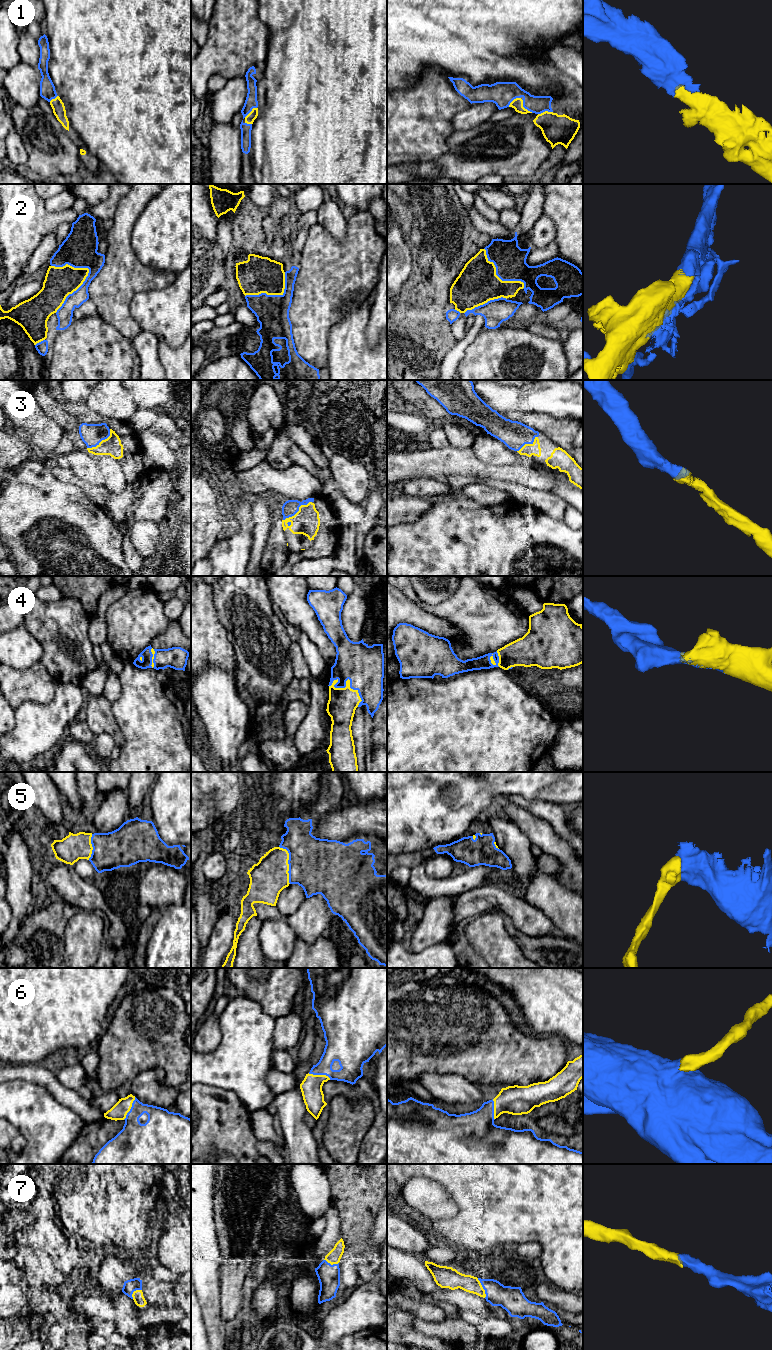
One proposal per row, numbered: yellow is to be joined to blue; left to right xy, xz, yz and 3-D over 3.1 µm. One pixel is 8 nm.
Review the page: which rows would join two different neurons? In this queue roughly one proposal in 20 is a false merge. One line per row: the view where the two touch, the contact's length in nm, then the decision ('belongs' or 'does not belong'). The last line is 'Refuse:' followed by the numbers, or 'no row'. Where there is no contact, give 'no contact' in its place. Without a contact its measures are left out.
1: meets blue in yz; contact 200 nm long; belongs
2: meets blue in xy; contact 440 nm long; belongs
3: meets blue in xz; contact 280 nm long; belongs
4: meets blue in xz; contact 300 nm long; belongs
5: meets blue in xz; contact 320 nm long; belongs
6: meets blue in xy; contact 200 nm long; belongs
7: meets blue in yz; contact 170 nm long; belongs
Refuse: no row

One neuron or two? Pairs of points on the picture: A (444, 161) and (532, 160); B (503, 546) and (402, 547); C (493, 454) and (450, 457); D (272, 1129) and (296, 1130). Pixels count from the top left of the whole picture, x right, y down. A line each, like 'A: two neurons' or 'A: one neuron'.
A: one neuron
B: one neuron
C: two neurons
D: two neurons

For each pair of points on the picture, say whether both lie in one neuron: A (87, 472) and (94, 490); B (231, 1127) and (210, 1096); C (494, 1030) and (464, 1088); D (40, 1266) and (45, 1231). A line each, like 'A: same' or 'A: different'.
A: different
B: same
C: different
D: different

